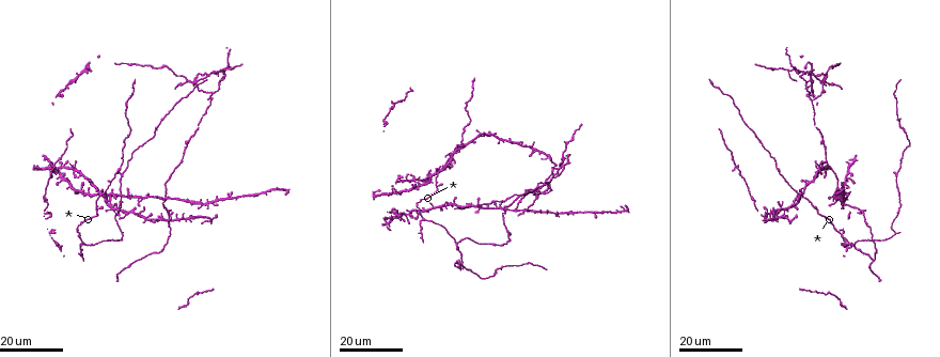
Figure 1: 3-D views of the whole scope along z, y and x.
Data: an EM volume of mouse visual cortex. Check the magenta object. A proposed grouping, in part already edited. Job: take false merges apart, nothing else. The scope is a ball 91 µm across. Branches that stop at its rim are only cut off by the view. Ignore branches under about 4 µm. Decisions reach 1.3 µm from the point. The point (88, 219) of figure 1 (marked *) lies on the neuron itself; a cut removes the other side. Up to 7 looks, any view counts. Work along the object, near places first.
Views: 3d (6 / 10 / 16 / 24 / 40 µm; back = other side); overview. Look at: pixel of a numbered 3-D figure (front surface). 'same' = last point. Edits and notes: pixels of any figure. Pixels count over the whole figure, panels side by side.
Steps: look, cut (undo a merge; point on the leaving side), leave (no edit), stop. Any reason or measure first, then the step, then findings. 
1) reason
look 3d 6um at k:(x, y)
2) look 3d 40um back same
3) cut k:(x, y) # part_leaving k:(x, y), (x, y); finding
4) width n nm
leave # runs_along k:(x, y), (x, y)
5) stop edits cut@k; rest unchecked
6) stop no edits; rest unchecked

branch point
look 3d 24um at 1:(97, 210)

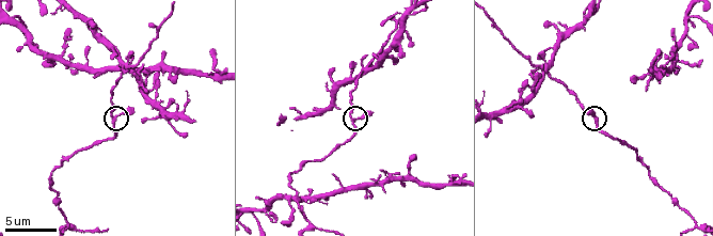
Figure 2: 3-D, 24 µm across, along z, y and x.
closer look
look 3d 6um at 2:(596, 119)

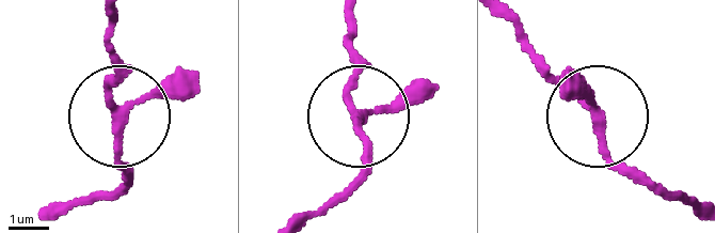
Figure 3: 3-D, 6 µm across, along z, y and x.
width 190 nm
leave # runs_along 3:(68, 201), (98, 198), (129, 170), (109, 98), (109, 41); one neuron here

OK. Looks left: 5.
four or more arms meet
look 3d 24um at 1:(505, 210)

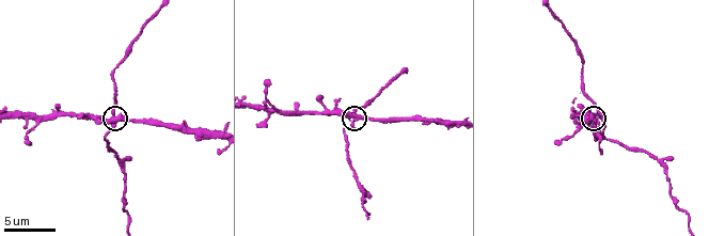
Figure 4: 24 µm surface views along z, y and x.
look 3d 6um at 4:(117, 119)

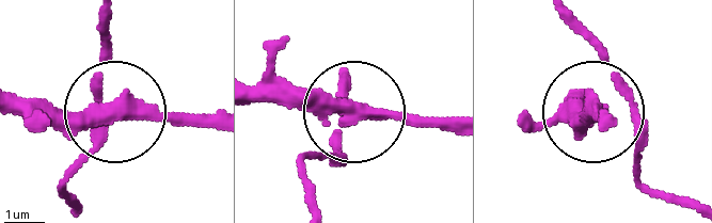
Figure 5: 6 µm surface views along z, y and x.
side_arm 44 um
leave # runs_along 5:(21, 107), (216, 117); one neuron here

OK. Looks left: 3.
four or more arms meet
look 3d 10um at 2:(129, 65)

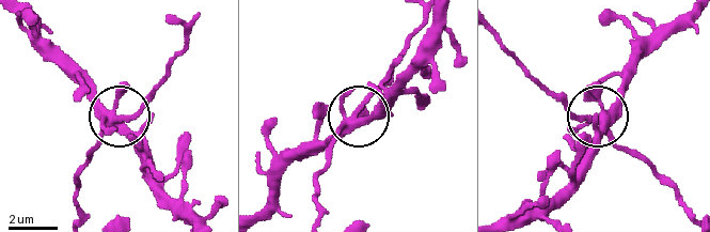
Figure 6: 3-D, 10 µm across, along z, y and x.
width 350 nm
leave # runs_along 6:(315, 217), (315, 181), (337, 134), (356, 116), (392, 109); one neuron here

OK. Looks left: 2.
a fork
look 3d 16um at 1:(83, 244)

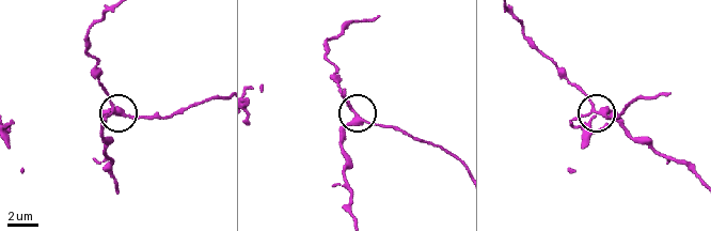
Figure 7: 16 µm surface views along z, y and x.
look 3d 6um at 7:(354, 123)

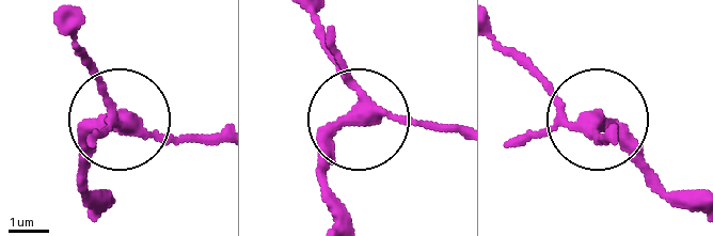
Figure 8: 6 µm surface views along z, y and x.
arms 3
leave # runs_along 8:(314, 18), (362, 110), (320, 178); all the same neuron

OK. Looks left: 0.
stop no edits; rest unchecked

